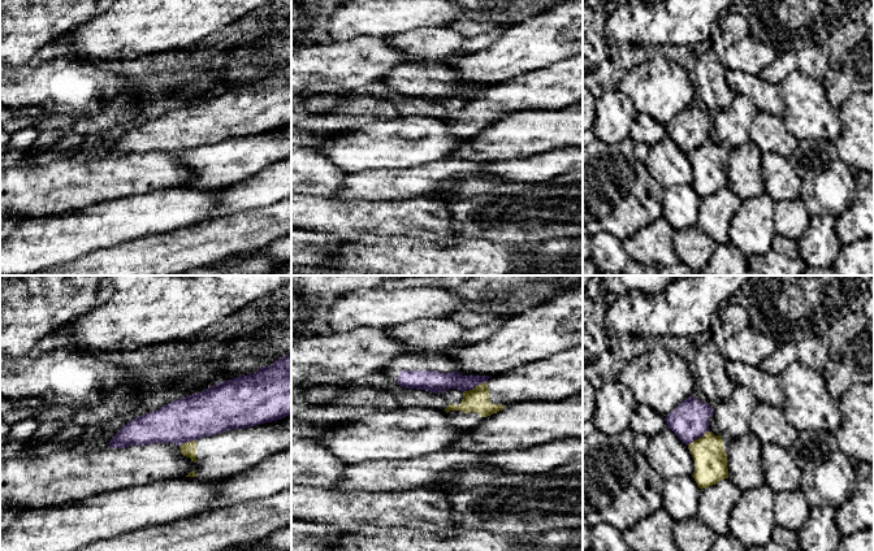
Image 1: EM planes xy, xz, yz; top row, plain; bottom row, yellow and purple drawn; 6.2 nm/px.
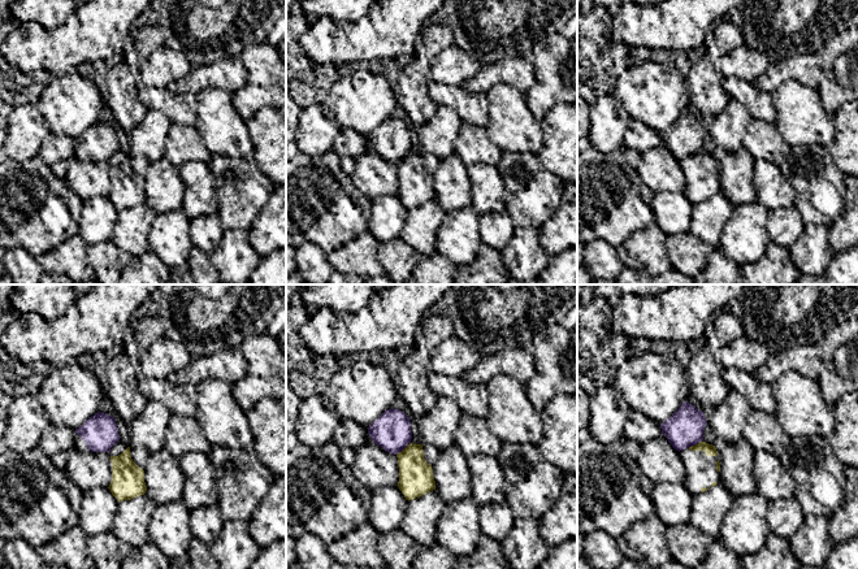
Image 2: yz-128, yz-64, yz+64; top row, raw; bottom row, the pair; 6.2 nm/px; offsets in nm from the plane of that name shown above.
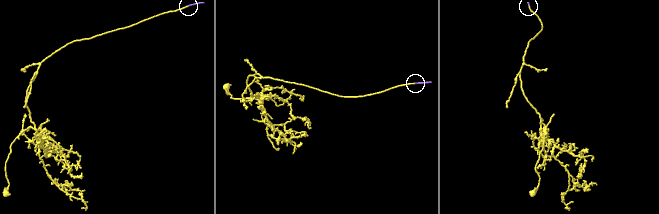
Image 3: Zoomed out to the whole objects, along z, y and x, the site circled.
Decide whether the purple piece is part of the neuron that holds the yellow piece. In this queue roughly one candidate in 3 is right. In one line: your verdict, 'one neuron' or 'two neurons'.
two neurons

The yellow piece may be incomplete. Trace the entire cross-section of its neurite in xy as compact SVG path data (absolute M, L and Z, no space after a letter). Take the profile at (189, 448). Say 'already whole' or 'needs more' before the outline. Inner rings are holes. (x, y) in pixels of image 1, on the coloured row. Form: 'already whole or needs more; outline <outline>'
needs more; outline M277 420L186 442L179 446L179 451L196 464L195 470L186 477L226 480L289 446L291 446L291 428Z

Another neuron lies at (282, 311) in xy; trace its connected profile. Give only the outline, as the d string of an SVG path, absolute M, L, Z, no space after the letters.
M280 304L272 309L263 312L259 316L259 326L269 324L272 321L282 321L287 317L291 317L291 304Z

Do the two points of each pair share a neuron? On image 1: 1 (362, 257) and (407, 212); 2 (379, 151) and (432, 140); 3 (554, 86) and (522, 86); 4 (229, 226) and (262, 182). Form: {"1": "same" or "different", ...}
{"1": "different", "2": "same", "3": "same", "4": "different"}

